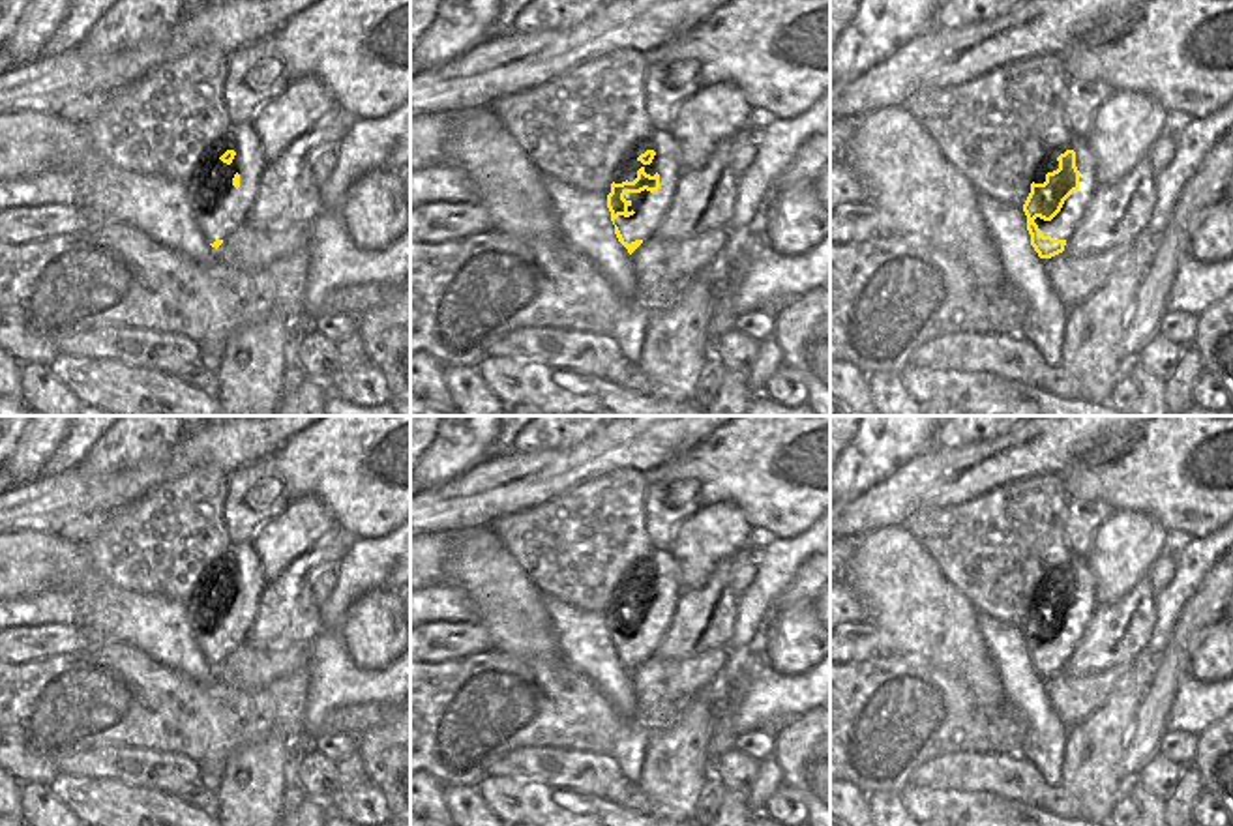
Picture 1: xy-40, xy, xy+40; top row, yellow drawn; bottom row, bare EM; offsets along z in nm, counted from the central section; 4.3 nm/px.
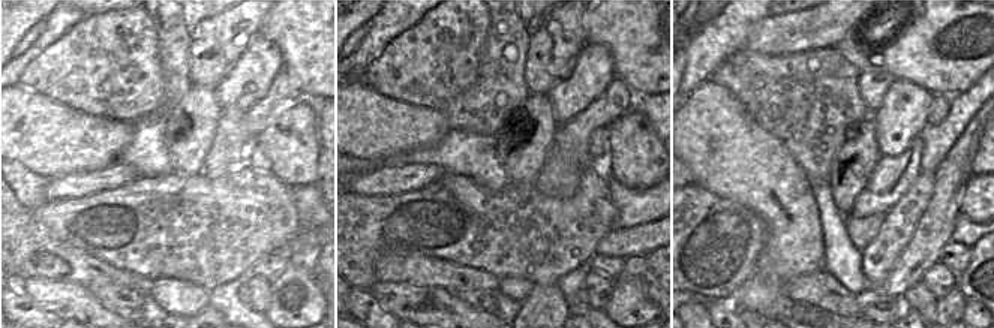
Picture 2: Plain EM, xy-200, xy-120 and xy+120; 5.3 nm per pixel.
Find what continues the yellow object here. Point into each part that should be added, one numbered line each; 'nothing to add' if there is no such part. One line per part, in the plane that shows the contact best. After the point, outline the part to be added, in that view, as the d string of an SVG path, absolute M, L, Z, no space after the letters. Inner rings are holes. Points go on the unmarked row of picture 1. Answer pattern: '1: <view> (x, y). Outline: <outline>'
1: xy (649, 628). Outline: M652 551L652 569L656 571L650 584L635 583L633 590L626 594L628 601L637 597L637 590L643 586L646 594L660 594L660 609L626 612L624 618L631 624L628 631L635 631L630 637L618 635L615 644L618 646L624 661L631 663L635 659L650 659L675 616L678 597L682 594L682 583L678 579L678 564L669 551Z

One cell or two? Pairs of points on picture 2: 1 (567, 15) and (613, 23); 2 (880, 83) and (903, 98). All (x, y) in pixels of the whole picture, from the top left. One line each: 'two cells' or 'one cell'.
1: two cells
2: two cells

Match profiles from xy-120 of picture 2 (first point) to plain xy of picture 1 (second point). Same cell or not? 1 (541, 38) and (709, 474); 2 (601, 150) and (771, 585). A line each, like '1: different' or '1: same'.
1: different
2: different

